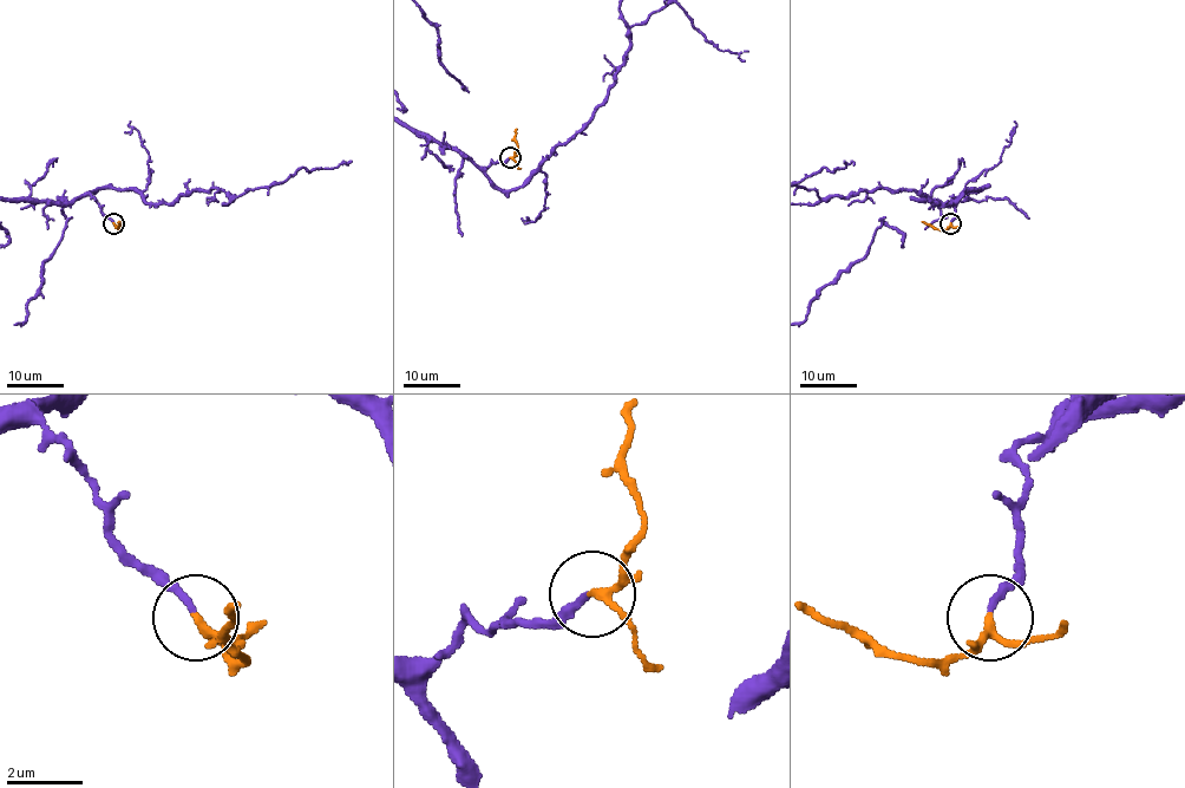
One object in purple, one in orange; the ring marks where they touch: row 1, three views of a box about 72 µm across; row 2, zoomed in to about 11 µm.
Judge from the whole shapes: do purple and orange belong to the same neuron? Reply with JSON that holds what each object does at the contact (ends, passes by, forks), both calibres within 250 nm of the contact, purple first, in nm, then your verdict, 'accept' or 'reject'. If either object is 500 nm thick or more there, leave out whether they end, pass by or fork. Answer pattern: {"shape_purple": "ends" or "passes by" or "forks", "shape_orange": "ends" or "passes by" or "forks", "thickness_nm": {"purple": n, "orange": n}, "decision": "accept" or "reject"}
{"shape_purple": "ends", "shape_orange": "passes by", "thickness_nm": {"purple": 190, "orange": 180}, "decision": "accept"}

